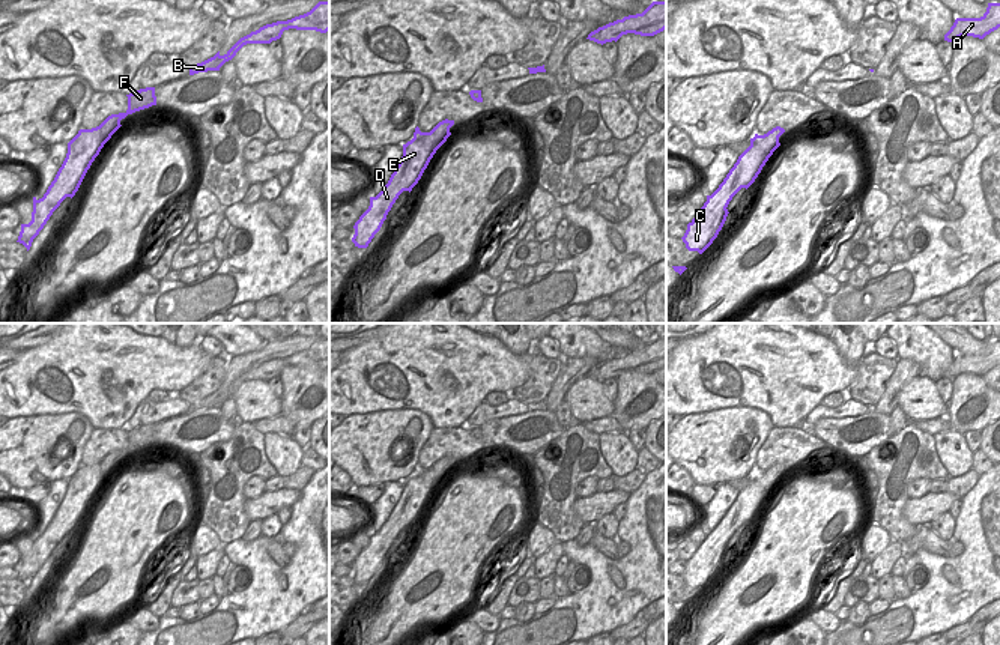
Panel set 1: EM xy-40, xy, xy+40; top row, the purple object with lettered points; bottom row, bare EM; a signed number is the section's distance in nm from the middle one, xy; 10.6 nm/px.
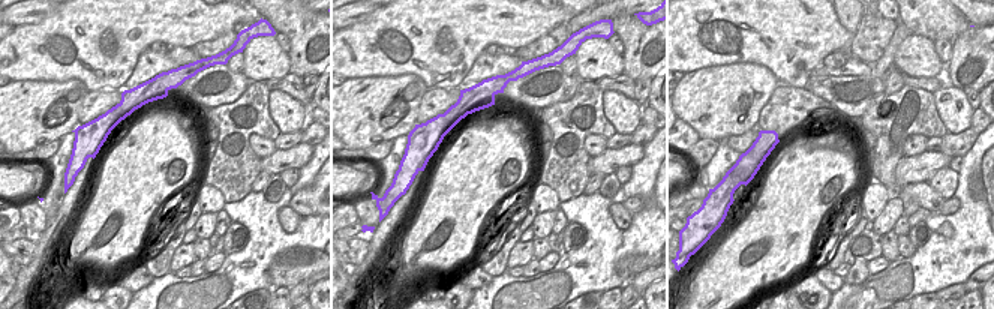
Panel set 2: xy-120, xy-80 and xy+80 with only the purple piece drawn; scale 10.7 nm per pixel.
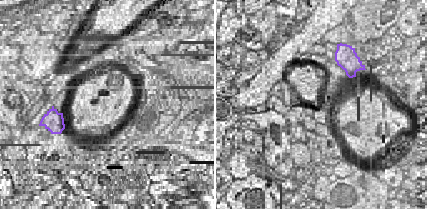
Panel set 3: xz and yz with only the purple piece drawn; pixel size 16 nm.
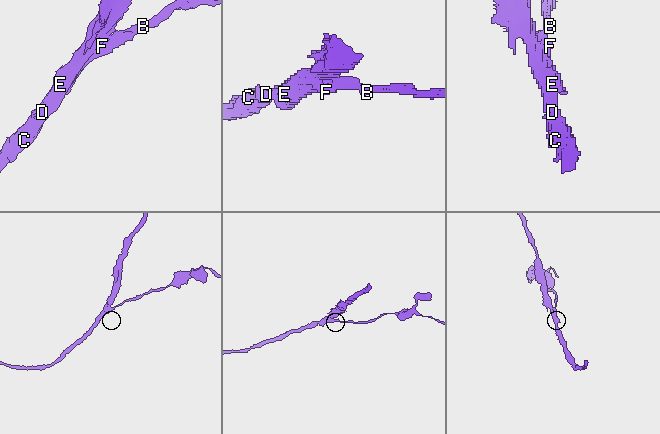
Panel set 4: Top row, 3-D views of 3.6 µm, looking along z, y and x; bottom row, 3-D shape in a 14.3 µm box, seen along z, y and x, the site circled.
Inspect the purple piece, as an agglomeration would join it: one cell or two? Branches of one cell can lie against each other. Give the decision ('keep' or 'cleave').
cleave

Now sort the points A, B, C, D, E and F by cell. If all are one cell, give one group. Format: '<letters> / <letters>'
A B F / C D E

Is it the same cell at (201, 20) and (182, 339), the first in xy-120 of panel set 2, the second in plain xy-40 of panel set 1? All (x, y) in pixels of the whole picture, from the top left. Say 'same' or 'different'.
different

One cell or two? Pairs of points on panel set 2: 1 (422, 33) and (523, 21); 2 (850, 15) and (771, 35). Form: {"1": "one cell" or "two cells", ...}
{"1": "one cell", "2": "two cells"}

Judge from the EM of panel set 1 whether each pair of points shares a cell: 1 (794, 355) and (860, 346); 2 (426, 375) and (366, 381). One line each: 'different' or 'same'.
1: different
2: same

